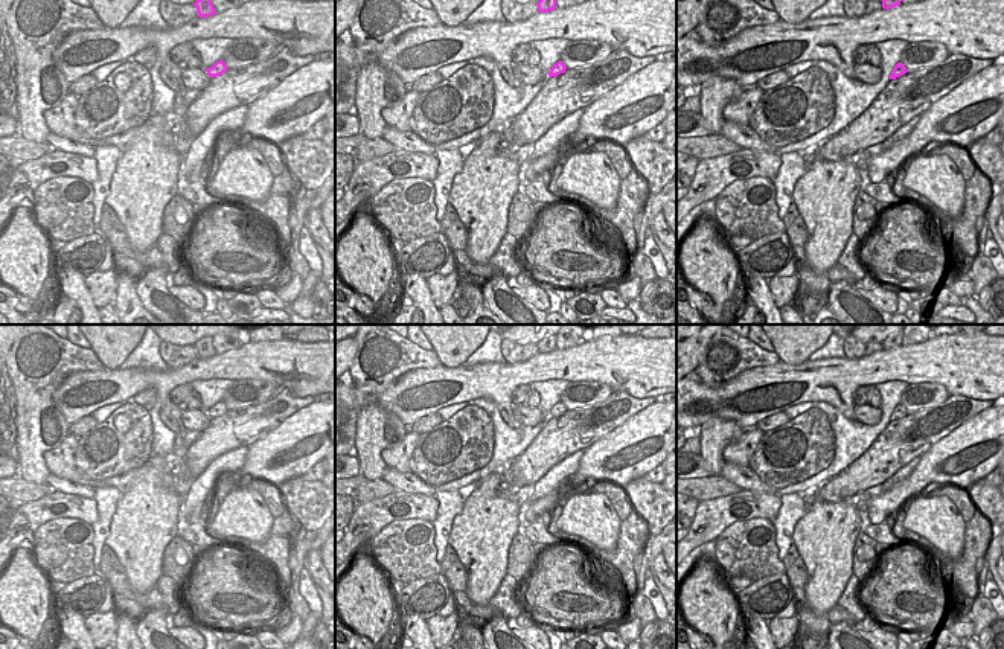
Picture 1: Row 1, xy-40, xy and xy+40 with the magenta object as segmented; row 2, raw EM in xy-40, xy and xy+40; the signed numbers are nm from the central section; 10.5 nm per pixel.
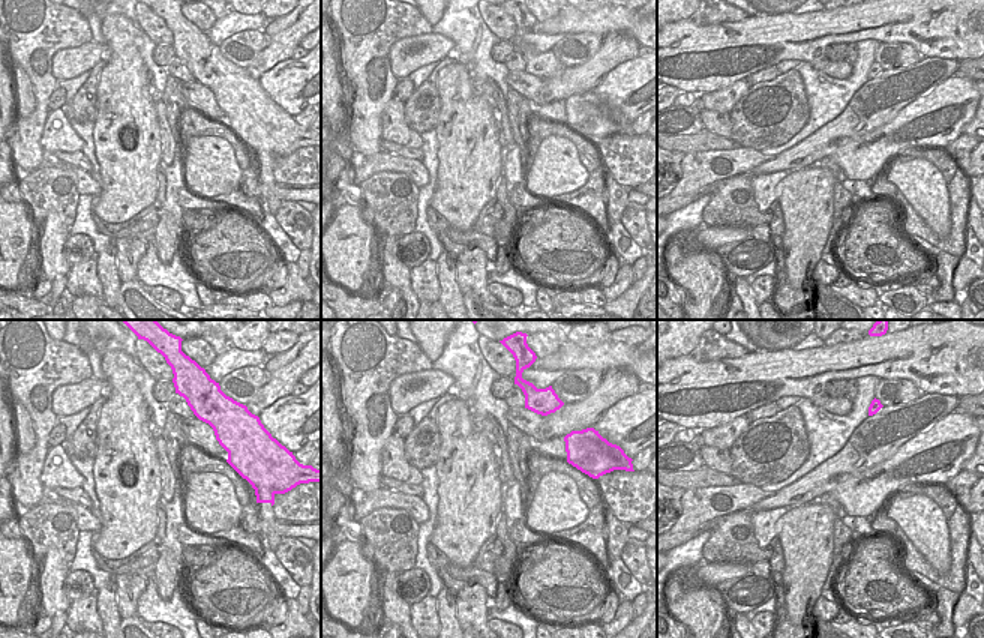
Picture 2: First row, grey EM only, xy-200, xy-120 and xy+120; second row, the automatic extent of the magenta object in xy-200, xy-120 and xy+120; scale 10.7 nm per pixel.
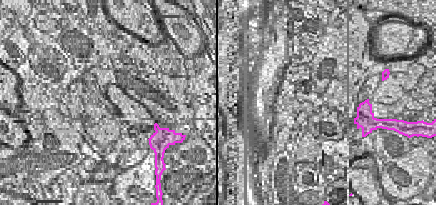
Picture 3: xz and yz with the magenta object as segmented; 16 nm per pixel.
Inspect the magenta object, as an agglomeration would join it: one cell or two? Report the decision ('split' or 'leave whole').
leave whole

